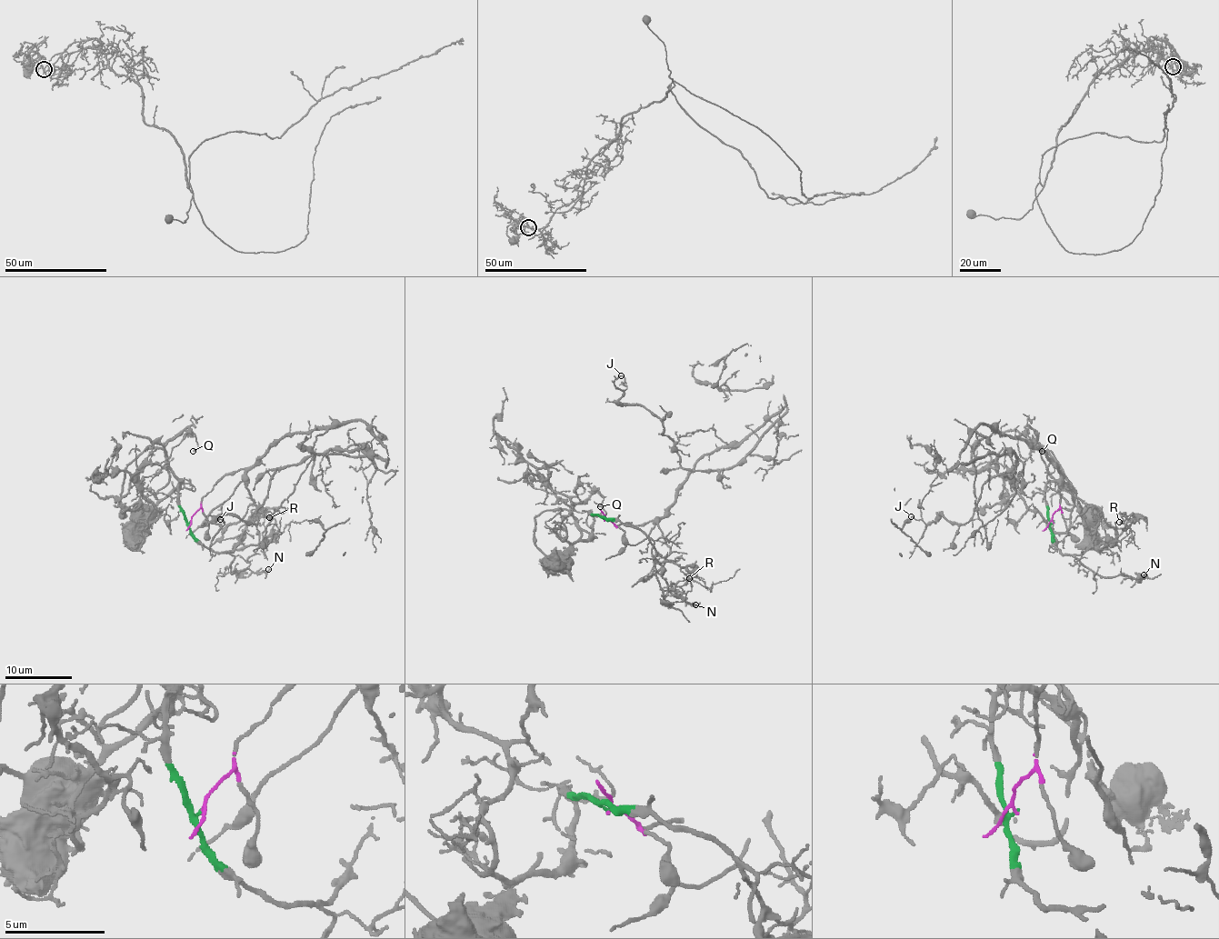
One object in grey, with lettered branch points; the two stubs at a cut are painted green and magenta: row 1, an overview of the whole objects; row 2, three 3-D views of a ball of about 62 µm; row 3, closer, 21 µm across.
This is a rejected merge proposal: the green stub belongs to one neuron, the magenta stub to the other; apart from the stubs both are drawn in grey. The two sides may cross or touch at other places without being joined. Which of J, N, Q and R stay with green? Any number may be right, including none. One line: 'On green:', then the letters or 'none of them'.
On green: N, Q, R

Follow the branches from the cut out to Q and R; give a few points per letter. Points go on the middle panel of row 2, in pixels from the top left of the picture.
Q: (604, 519), (589, 512), (590, 534), (577, 524), (570, 507), (596, 490), (604, 500), (599, 505)
R: (604, 519), (612, 518), (638, 528), (656, 554), (656, 560), (669, 588), (689, 578)

